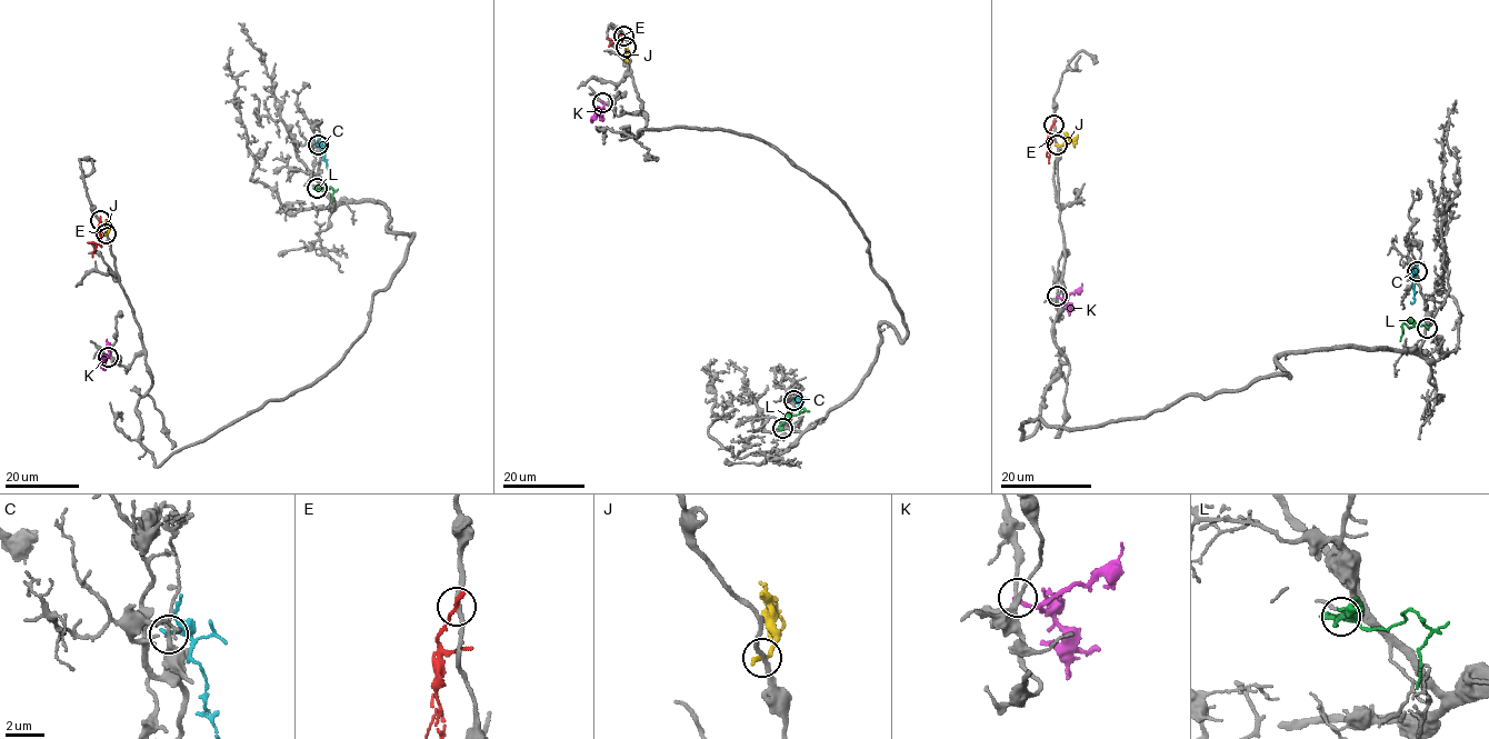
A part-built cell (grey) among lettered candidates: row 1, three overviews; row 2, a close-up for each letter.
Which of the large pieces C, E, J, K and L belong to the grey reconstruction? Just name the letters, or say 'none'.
L

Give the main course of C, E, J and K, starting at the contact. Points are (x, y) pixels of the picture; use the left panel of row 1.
C: (317, 145), (329, 168)
E: (100, 220), (101, 245), (96, 245), (92, 256)
J: (106, 235), (109, 230), (106, 219)
K: (108, 357), (107, 339)

